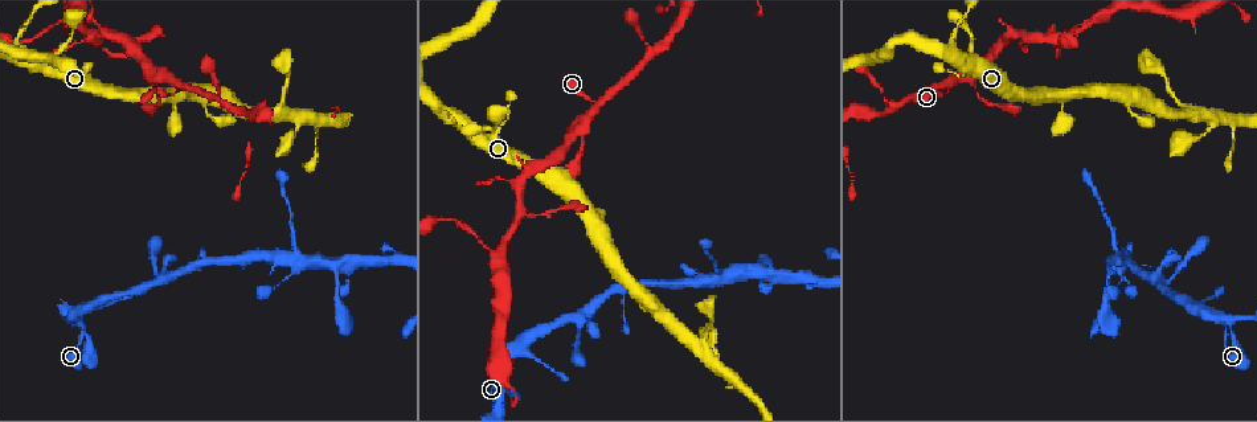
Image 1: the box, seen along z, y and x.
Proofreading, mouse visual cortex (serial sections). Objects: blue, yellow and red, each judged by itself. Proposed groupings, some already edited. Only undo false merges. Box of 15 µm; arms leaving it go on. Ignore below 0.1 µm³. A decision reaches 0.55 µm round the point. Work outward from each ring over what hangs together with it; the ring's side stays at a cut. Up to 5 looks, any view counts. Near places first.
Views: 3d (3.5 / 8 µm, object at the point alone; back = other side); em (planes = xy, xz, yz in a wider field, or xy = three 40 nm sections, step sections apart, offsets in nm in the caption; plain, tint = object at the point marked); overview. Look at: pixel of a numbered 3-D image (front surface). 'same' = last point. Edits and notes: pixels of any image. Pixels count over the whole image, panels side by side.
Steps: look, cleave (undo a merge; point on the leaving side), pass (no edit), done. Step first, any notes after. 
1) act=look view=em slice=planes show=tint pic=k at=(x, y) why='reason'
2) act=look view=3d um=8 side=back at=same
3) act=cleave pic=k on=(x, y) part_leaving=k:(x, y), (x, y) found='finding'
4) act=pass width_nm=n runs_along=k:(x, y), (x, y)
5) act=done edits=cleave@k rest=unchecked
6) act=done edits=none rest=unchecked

act=look view=3d um=3.5 pic=1 at=(1101, 14) why='side arm on a straight run'

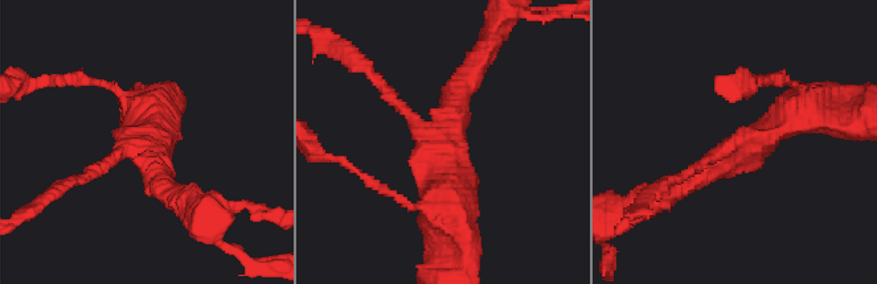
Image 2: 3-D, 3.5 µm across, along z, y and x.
act=pass runs_along=2:(672, 193), (811, 108) found='all the same cell'

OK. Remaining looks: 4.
act=look view=3d um=3.5 pic=1 at=(661, 309) why='a fork'

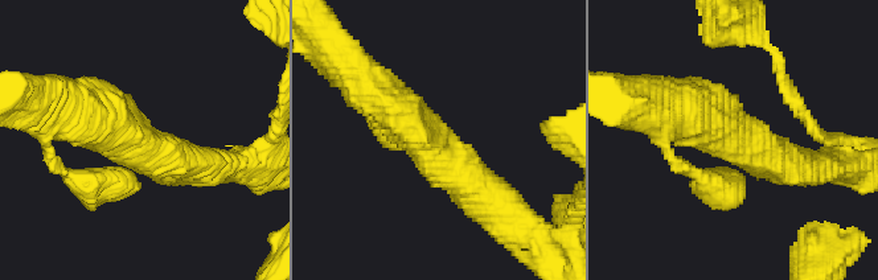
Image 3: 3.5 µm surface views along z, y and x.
act=look view=em slice=xy step=2 show=tint pic=3 at=(133, 143)

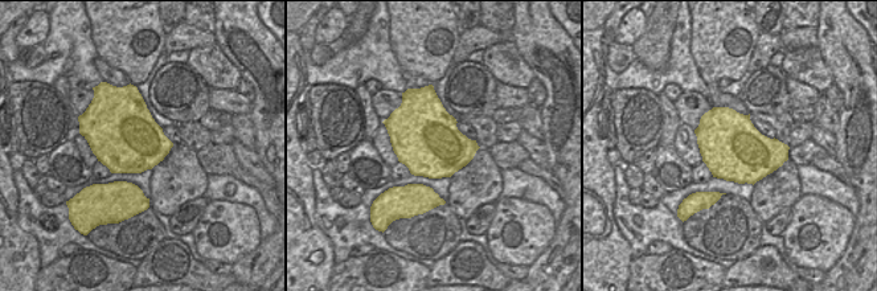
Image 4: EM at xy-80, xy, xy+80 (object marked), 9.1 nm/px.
act=pass runs_along=3:(370, 91), (496, 206) found='all the same cell'

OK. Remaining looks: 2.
act=done edits=none rest=unchecked

